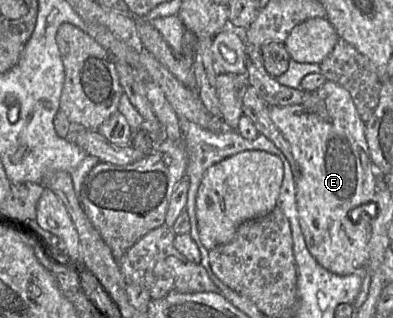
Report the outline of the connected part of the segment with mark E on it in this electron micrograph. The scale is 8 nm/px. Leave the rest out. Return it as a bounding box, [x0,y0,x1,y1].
[269,81,377,275]

